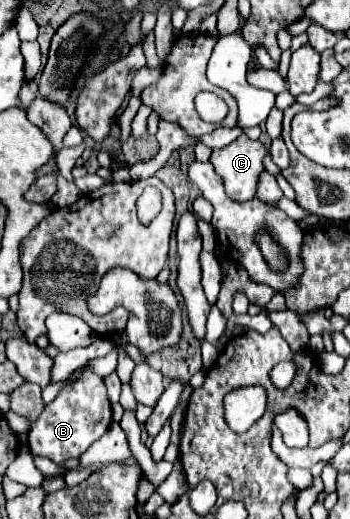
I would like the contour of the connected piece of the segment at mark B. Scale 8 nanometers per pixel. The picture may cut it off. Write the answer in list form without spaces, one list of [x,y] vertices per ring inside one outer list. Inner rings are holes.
[[[84,371],[80,379],[64,387],[58,397],[48,403],[28,433],[28,445],[34,455],[48,457],[54,463],[66,463],[72,457],[80,457],[94,441],[98,441],[112,423],[112,409],[106,395],[102,377],[92,371]]]

